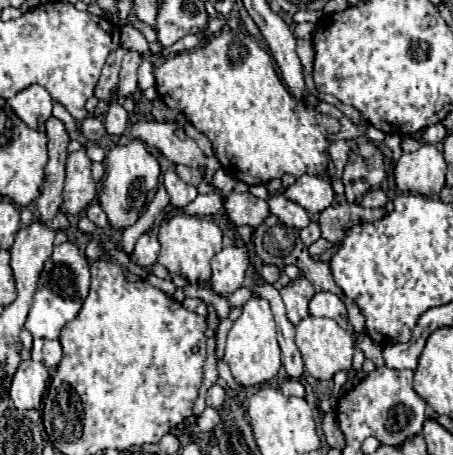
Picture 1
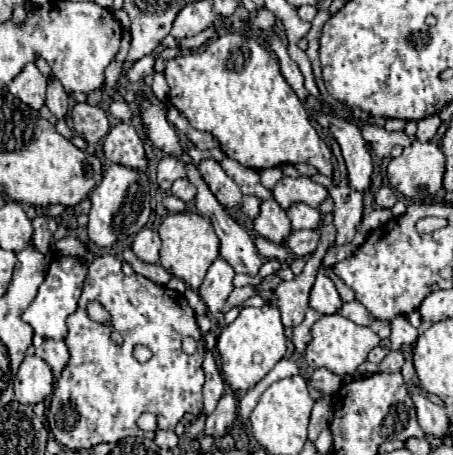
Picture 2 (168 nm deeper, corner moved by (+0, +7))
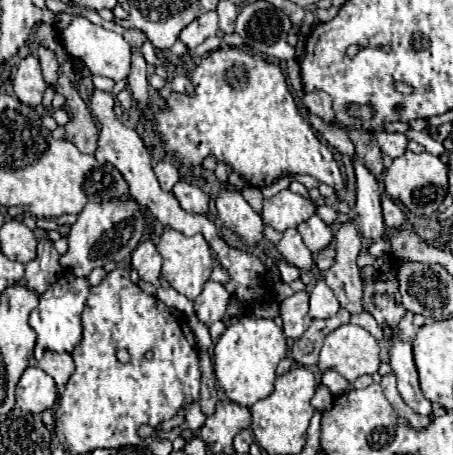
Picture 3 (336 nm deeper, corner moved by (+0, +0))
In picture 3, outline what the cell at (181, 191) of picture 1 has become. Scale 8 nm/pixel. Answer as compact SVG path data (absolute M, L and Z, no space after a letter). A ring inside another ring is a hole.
M178 181L174 185L174 195L180 201L182 209L188 213L206 213L208 205L210 205L210 197L196 185L188 183L188 181Z

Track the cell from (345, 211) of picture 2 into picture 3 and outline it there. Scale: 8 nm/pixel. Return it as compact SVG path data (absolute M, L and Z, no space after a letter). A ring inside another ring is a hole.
M348 221L344 223L334 237L336 245L336 263L324 273L324 279L328 287L334 291L334 295L340 301L340 307L344 307L348 313L362 313L364 301L362 301L362 277L360 269L356 265L356 257L362 249L362 237L358 229Z

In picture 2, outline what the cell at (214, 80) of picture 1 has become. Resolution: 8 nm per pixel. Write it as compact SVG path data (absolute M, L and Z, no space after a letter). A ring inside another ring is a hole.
M236 32L220 34L216 40L208 42L198 50L178 54L172 60L166 60L164 76L170 86L168 100L176 106L190 122L192 128L210 132L218 138L222 152L240 162L246 168L274 168L280 164L306 162L312 164L320 174L332 176L332 153L325 142L318 136L316 128L310 122L310 116L302 108L296 92L284 80L278 68L278 58L264 50L256 38L242 36Z

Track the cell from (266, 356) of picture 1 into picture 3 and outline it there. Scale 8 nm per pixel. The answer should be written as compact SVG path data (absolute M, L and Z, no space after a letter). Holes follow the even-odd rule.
M240 317L232 323L214 347L214 373L228 401L240 407L252 407L256 401L268 397L274 391L276 367L286 351L286 337L272 319Z

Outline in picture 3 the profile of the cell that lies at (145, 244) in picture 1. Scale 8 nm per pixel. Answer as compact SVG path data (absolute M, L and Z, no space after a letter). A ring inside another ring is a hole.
M144 241L138 245L138 249L132 253L132 267L138 271L140 279L152 283L154 287L160 287L162 257L152 241Z

